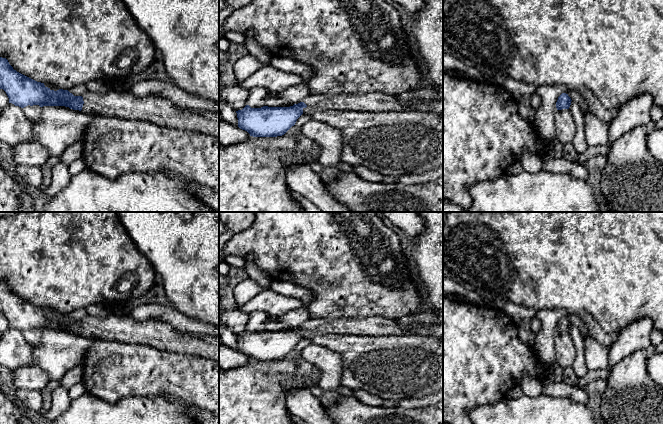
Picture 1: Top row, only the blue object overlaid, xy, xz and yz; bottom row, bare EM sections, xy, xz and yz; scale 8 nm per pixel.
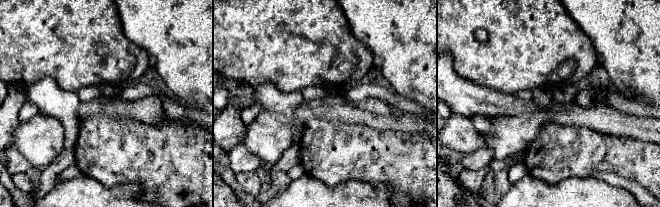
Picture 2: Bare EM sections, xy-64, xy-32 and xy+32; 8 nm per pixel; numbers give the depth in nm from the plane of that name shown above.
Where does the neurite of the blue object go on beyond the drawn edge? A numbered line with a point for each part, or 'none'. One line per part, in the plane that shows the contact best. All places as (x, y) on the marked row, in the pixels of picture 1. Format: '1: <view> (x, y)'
1: xy (157, 109)

